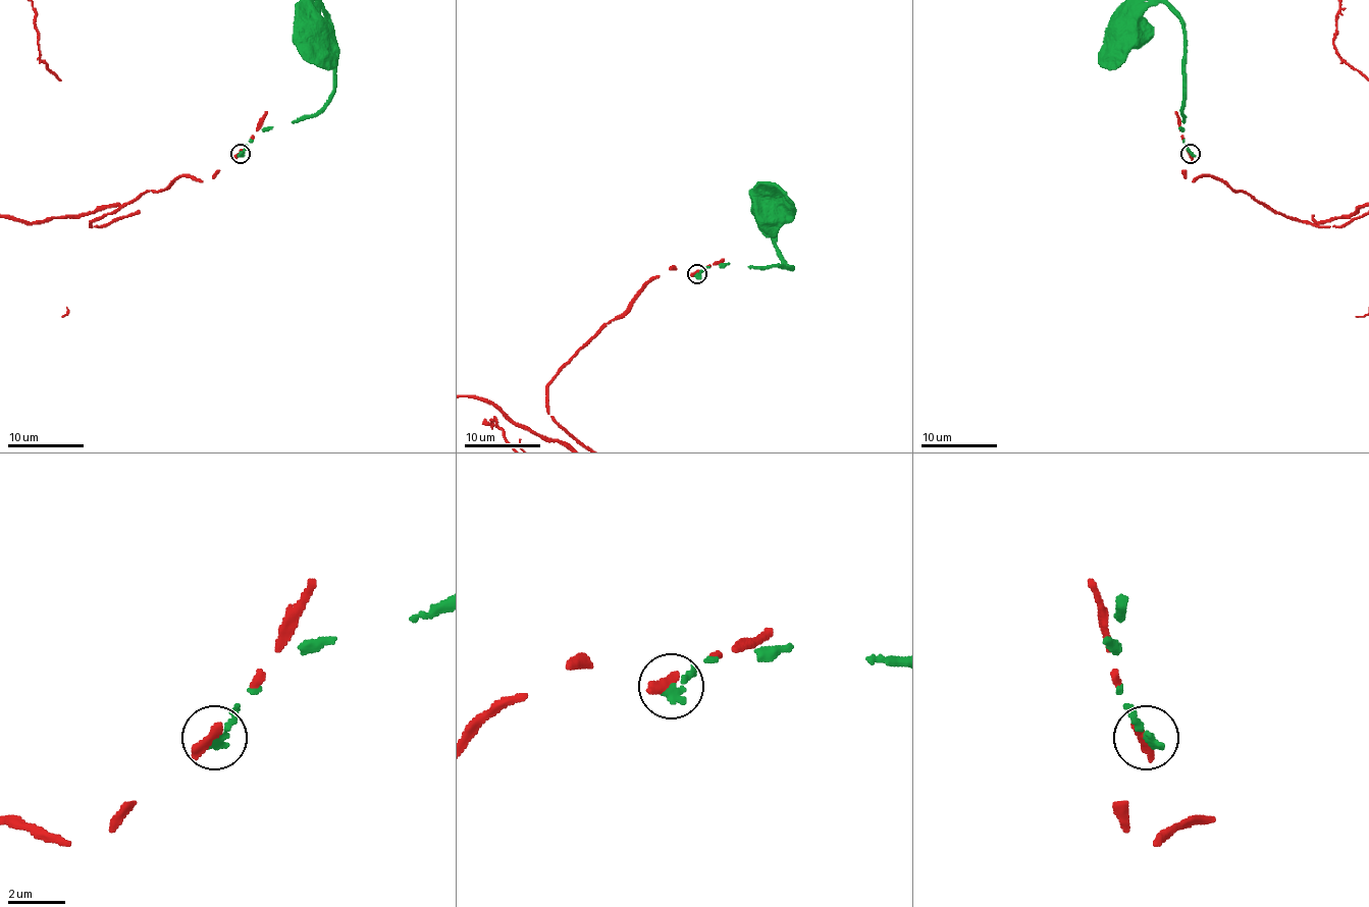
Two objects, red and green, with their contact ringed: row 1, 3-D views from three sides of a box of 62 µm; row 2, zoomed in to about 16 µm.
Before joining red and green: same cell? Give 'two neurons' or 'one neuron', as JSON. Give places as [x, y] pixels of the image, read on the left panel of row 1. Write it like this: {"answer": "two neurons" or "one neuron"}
{"answer": "two neurons"}

